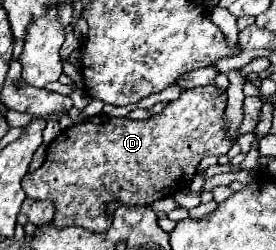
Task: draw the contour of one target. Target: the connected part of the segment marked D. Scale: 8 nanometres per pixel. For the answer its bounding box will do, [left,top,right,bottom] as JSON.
[22,86,232,232]

